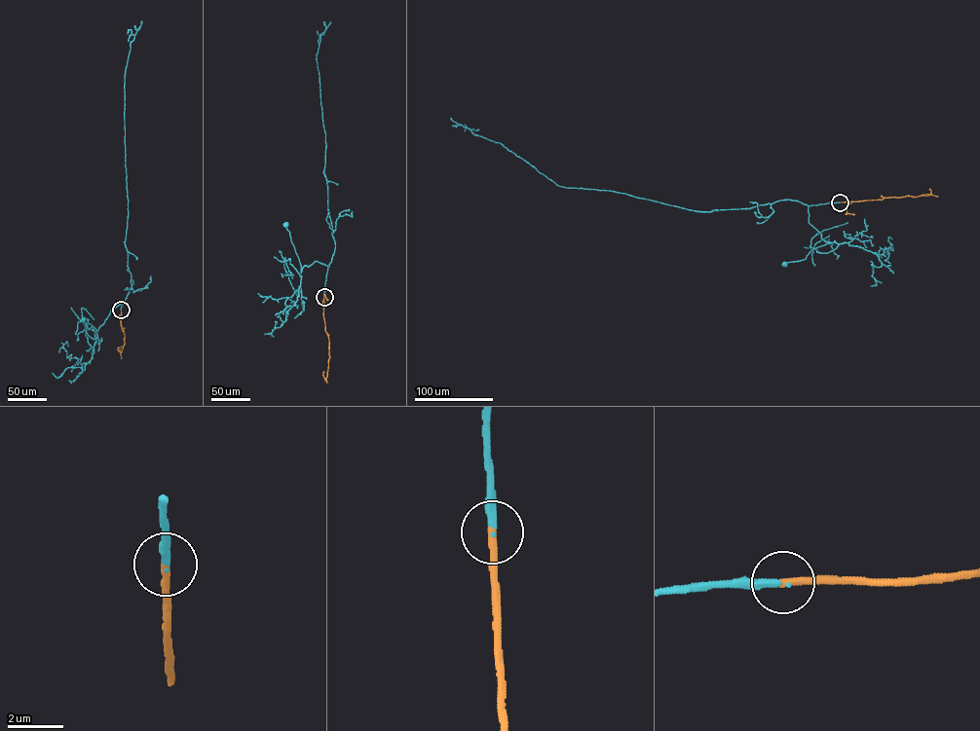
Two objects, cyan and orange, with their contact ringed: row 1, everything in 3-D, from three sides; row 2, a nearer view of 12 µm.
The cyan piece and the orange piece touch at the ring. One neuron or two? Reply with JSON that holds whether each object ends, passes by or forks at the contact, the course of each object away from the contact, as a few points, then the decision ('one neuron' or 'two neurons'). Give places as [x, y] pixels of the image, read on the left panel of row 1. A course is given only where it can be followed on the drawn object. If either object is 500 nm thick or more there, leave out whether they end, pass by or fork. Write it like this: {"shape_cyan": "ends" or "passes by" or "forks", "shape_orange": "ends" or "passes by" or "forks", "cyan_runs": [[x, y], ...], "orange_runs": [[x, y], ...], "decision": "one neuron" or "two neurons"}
{"shape_cyan": "ends", "shape_orange": "ends", "cyan_runs": [[121, 310], [126, 299], [111, 310], [97, 332], [93, 326], [88, 329], [83, 319]], "orange_runs": [[121, 310], [125, 344], [122, 352], [119, 347]], "decision": "one neuron"}

